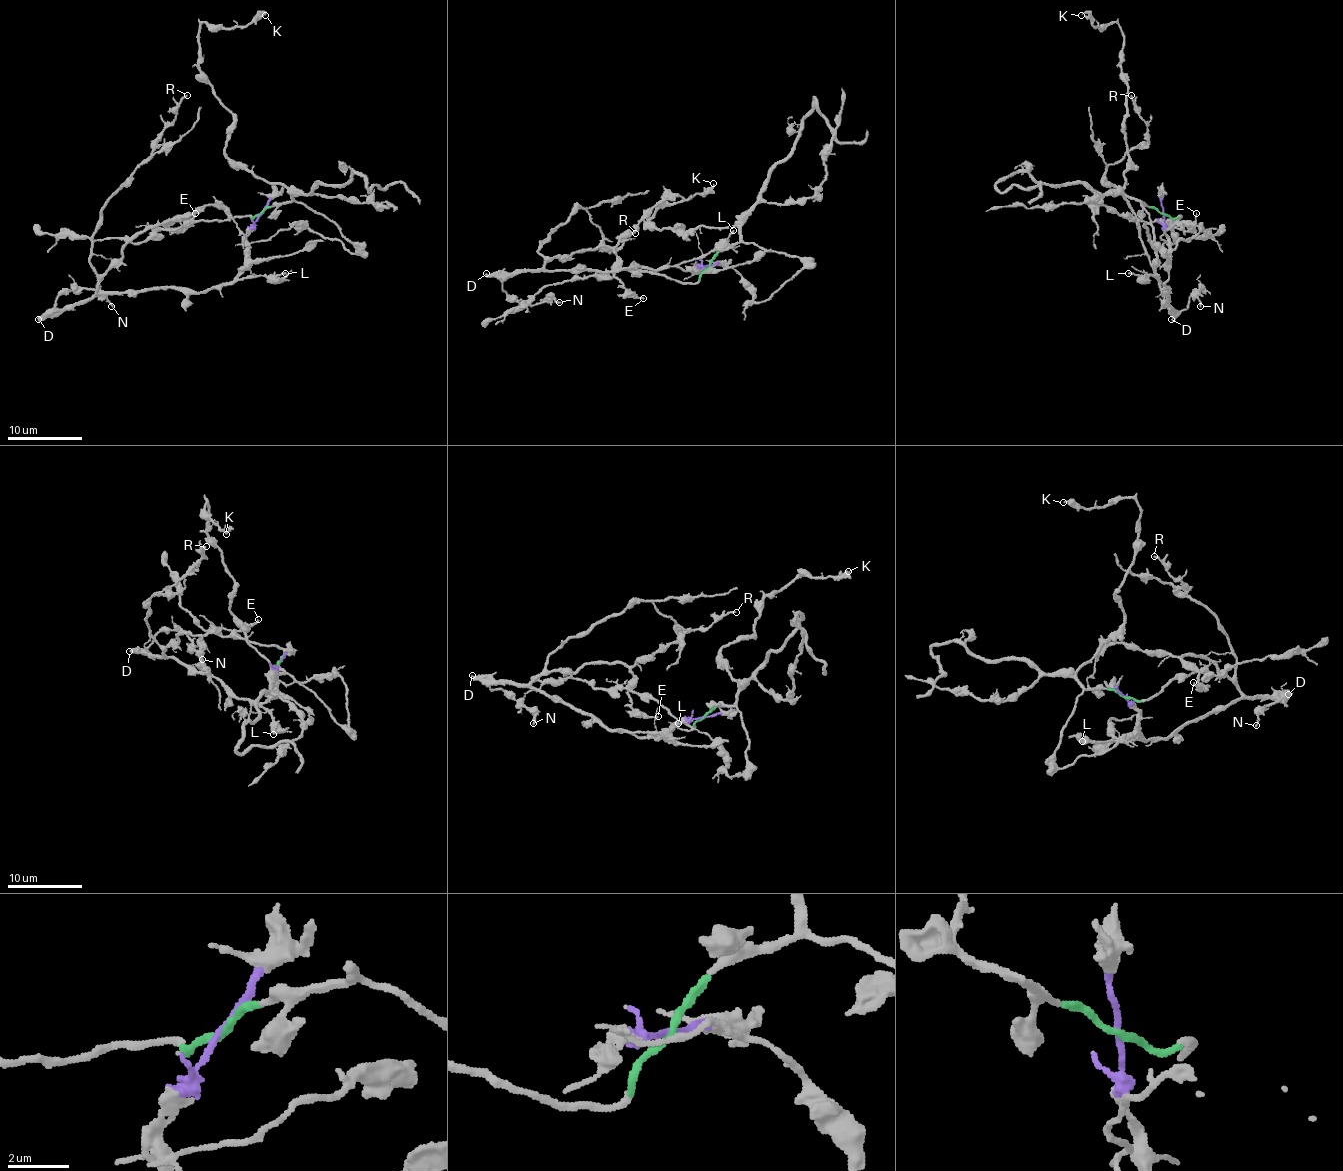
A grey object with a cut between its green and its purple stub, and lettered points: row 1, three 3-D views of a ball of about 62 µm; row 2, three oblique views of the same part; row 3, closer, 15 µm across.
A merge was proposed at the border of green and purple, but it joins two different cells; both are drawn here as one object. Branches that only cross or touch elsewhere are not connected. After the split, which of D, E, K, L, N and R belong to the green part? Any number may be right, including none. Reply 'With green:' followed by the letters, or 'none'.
With green: K

